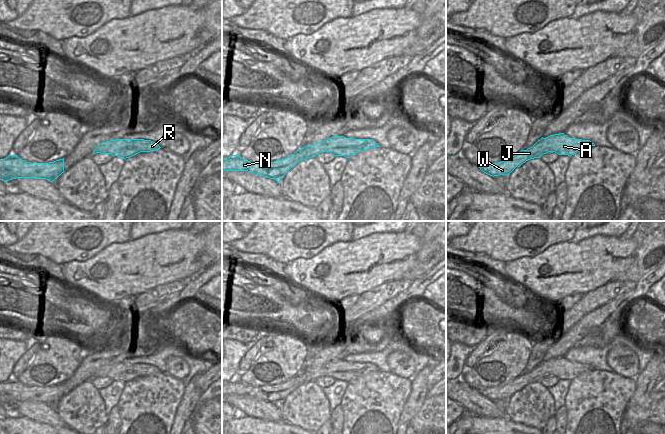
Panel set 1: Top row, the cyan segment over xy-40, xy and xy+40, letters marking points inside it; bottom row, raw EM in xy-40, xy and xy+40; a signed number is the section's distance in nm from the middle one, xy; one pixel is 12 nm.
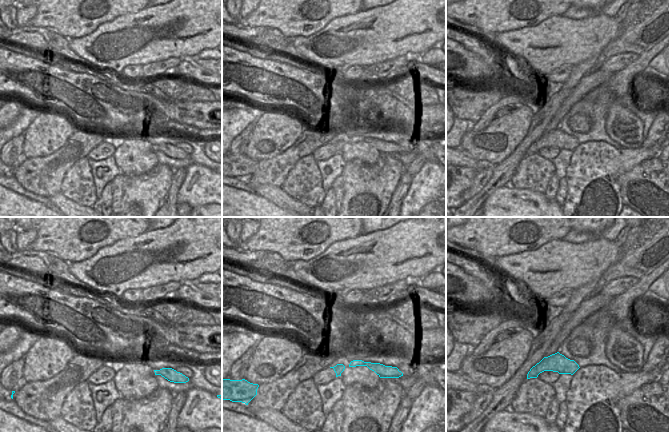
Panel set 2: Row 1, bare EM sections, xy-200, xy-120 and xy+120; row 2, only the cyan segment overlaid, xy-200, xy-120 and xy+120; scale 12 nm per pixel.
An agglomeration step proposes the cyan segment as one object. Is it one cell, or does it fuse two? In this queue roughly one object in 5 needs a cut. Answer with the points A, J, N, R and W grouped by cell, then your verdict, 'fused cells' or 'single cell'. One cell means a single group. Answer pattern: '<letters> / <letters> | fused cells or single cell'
A J N R W | single cell

